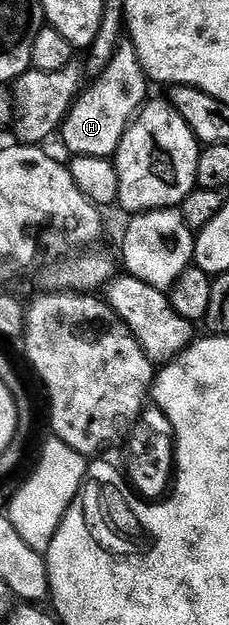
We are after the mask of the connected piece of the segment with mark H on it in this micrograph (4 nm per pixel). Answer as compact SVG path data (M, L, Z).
M129 40L119 42L118 54L112 56L104 72L91 82L94 83L90 87L87 85L75 98L66 114L66 121L60 127L60 135L62 134L63 144L71 150L71 155L113 159L132 119L148 98L148 79L136 56L134 45Z

